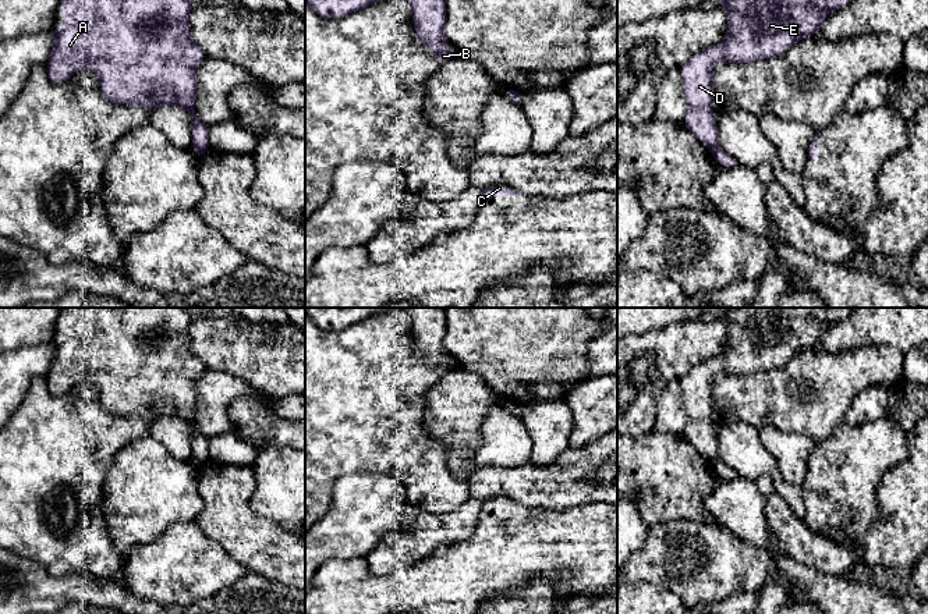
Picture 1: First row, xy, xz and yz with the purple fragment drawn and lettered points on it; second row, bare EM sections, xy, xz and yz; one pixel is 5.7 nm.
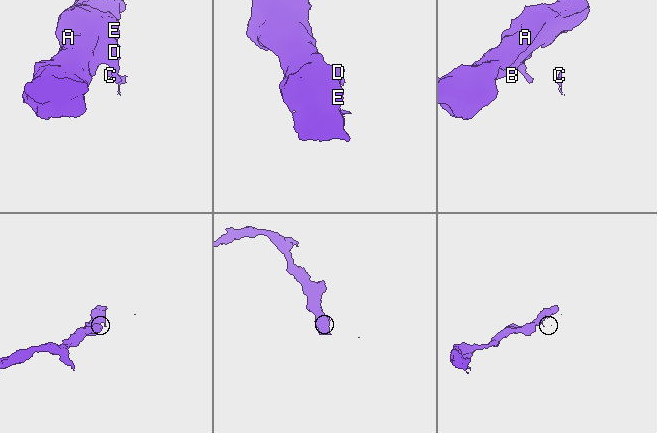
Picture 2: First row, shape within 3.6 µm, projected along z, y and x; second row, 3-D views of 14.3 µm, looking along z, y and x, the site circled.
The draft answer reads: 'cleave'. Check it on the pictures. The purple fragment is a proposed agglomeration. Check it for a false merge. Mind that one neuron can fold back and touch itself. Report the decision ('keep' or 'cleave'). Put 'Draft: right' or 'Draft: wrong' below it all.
cleave
Draft: right

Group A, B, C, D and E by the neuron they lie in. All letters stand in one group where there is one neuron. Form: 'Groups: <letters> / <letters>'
Groups: A B D E / C

